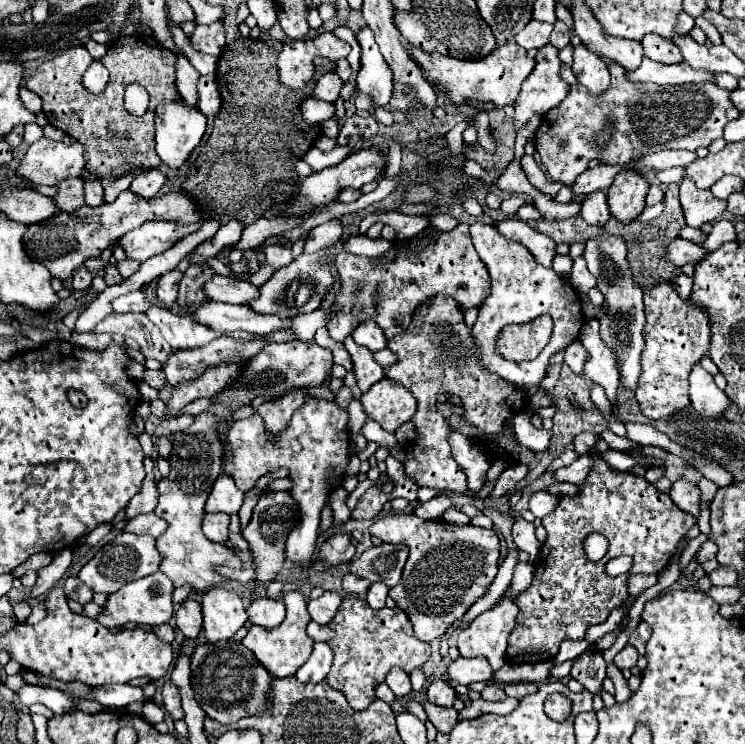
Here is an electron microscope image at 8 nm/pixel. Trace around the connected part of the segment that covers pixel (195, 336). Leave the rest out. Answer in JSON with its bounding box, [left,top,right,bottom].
[144,304,224,348]

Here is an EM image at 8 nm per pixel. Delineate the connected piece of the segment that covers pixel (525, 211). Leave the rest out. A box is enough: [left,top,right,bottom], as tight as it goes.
[518,202,542,222]

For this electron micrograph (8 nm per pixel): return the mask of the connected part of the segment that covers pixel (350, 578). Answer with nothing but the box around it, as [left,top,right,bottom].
[342,574,370,596]

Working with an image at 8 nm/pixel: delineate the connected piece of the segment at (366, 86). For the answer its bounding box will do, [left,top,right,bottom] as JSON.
[356,26,392,106]

